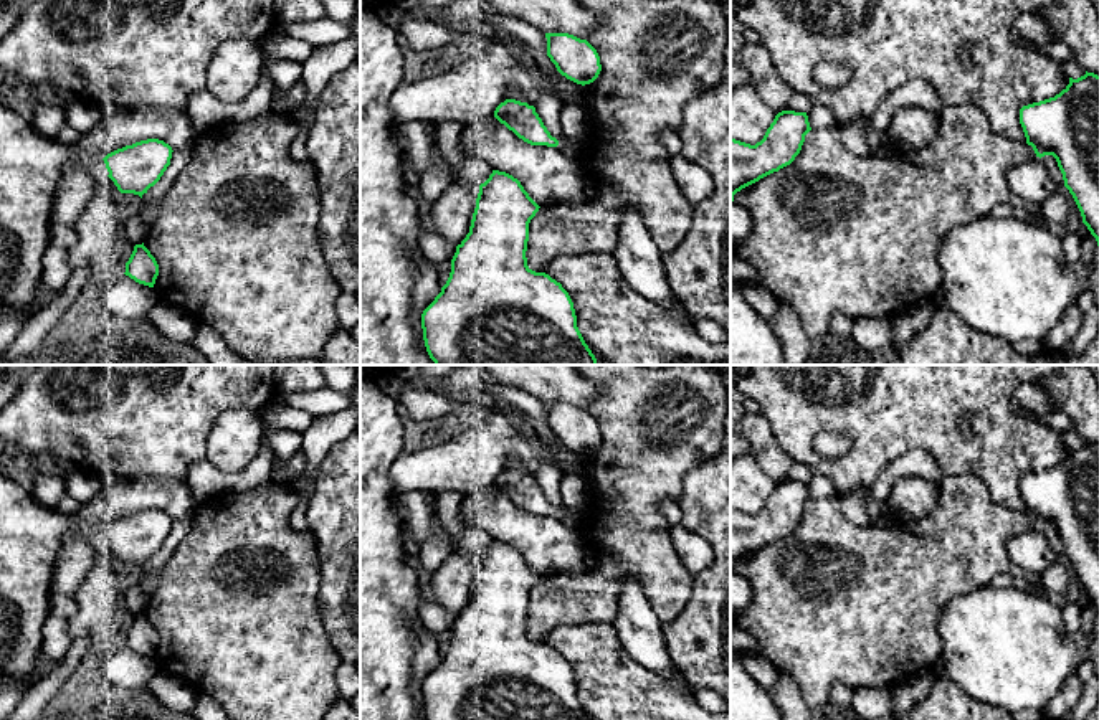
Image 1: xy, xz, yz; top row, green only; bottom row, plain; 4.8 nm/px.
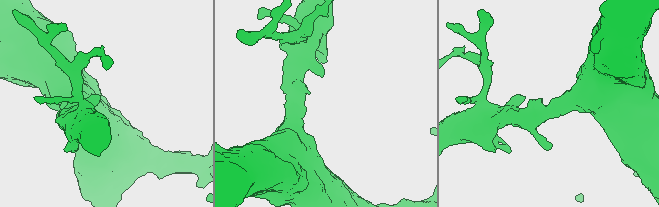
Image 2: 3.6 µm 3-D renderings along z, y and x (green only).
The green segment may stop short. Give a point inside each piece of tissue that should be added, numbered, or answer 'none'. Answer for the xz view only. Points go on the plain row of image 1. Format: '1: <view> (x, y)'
1: xz (570, 517)

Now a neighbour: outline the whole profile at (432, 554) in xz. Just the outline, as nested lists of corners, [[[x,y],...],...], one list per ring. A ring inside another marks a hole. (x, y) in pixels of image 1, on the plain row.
[[[426,492],[426,499],[431,505],[431,530],[430,537],[420,545],[416,557],[425,570],[435,573],[453,553],[453,545],[448,532],[436,515],[436,494]]]

